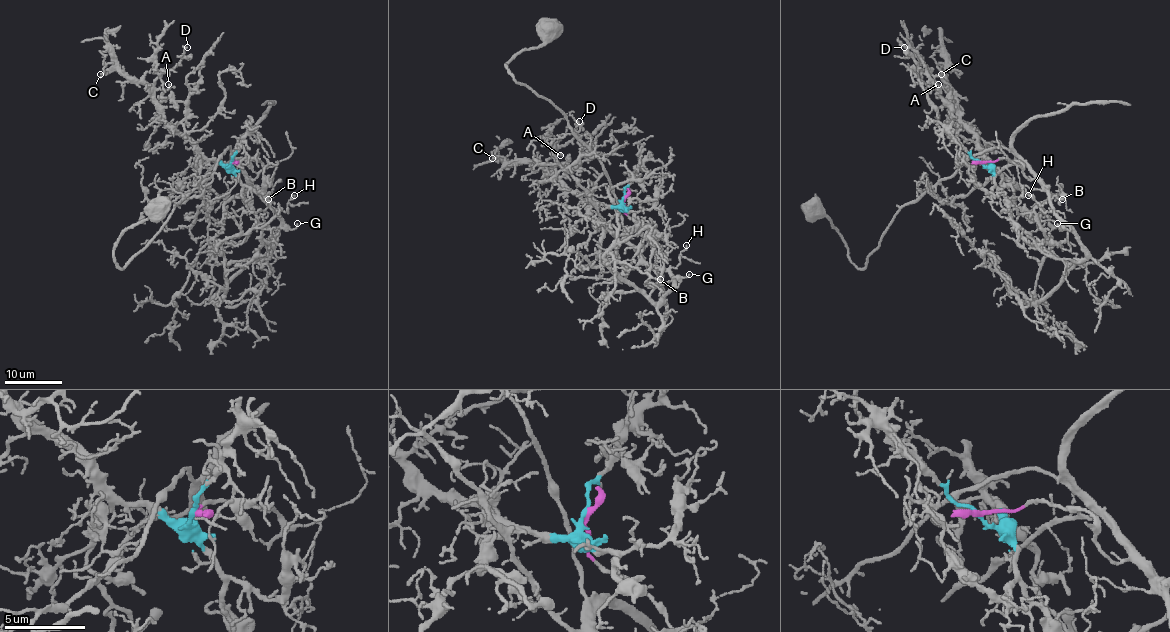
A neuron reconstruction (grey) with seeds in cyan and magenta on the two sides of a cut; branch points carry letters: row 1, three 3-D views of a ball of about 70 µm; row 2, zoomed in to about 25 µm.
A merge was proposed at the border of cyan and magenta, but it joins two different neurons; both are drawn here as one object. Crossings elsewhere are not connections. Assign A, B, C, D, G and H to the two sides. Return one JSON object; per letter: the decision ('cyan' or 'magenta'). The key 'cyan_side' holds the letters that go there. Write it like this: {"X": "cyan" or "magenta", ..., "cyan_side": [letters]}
{"A": "cyan", "B": "magenta", "C": "cyan", "D": "cyan", "G": "magenta", "H": "magenta", "cyan_side": ["A", "C", "D"]}

